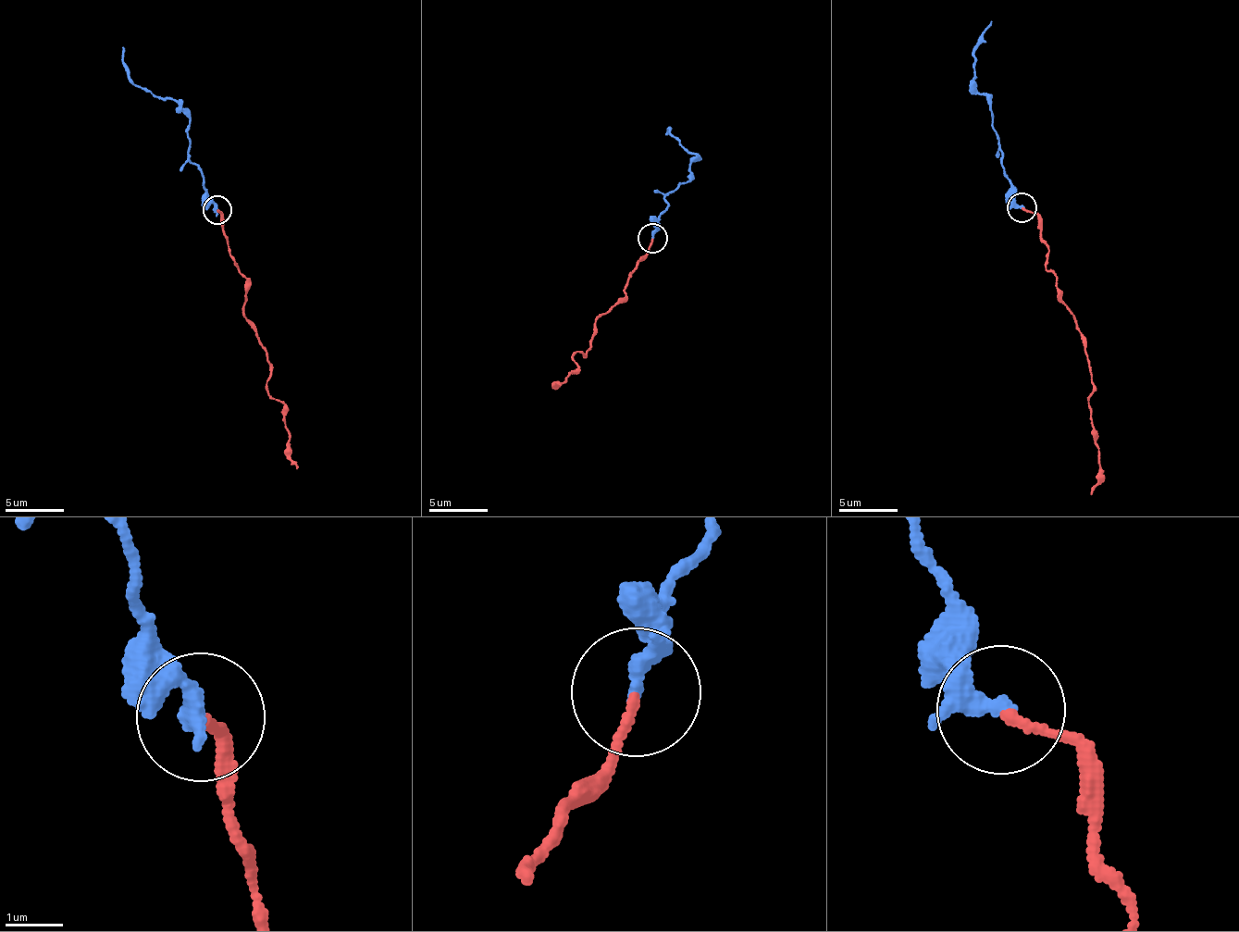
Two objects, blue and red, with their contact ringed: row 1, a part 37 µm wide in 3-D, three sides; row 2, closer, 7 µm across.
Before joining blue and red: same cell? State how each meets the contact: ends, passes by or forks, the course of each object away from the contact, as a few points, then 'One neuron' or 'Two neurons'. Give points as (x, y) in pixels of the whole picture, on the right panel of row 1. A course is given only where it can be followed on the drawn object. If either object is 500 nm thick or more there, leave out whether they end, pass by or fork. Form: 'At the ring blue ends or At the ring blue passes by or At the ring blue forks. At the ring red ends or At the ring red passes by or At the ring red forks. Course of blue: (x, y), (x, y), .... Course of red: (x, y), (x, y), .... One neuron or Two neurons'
At the ring blue passes by. At the ring red ends. Course of blue: (1021, 208), (998, 148), (992, 105), (974, 86), (976, 60), (973, 50), (991, 20). Course of red: (1021, 208), (1037, 217), (1046, 266), (1083, 341), (1092, 385), (1088, 407), (1099, 455), (1099, 481), (1091, 494). One neuron

